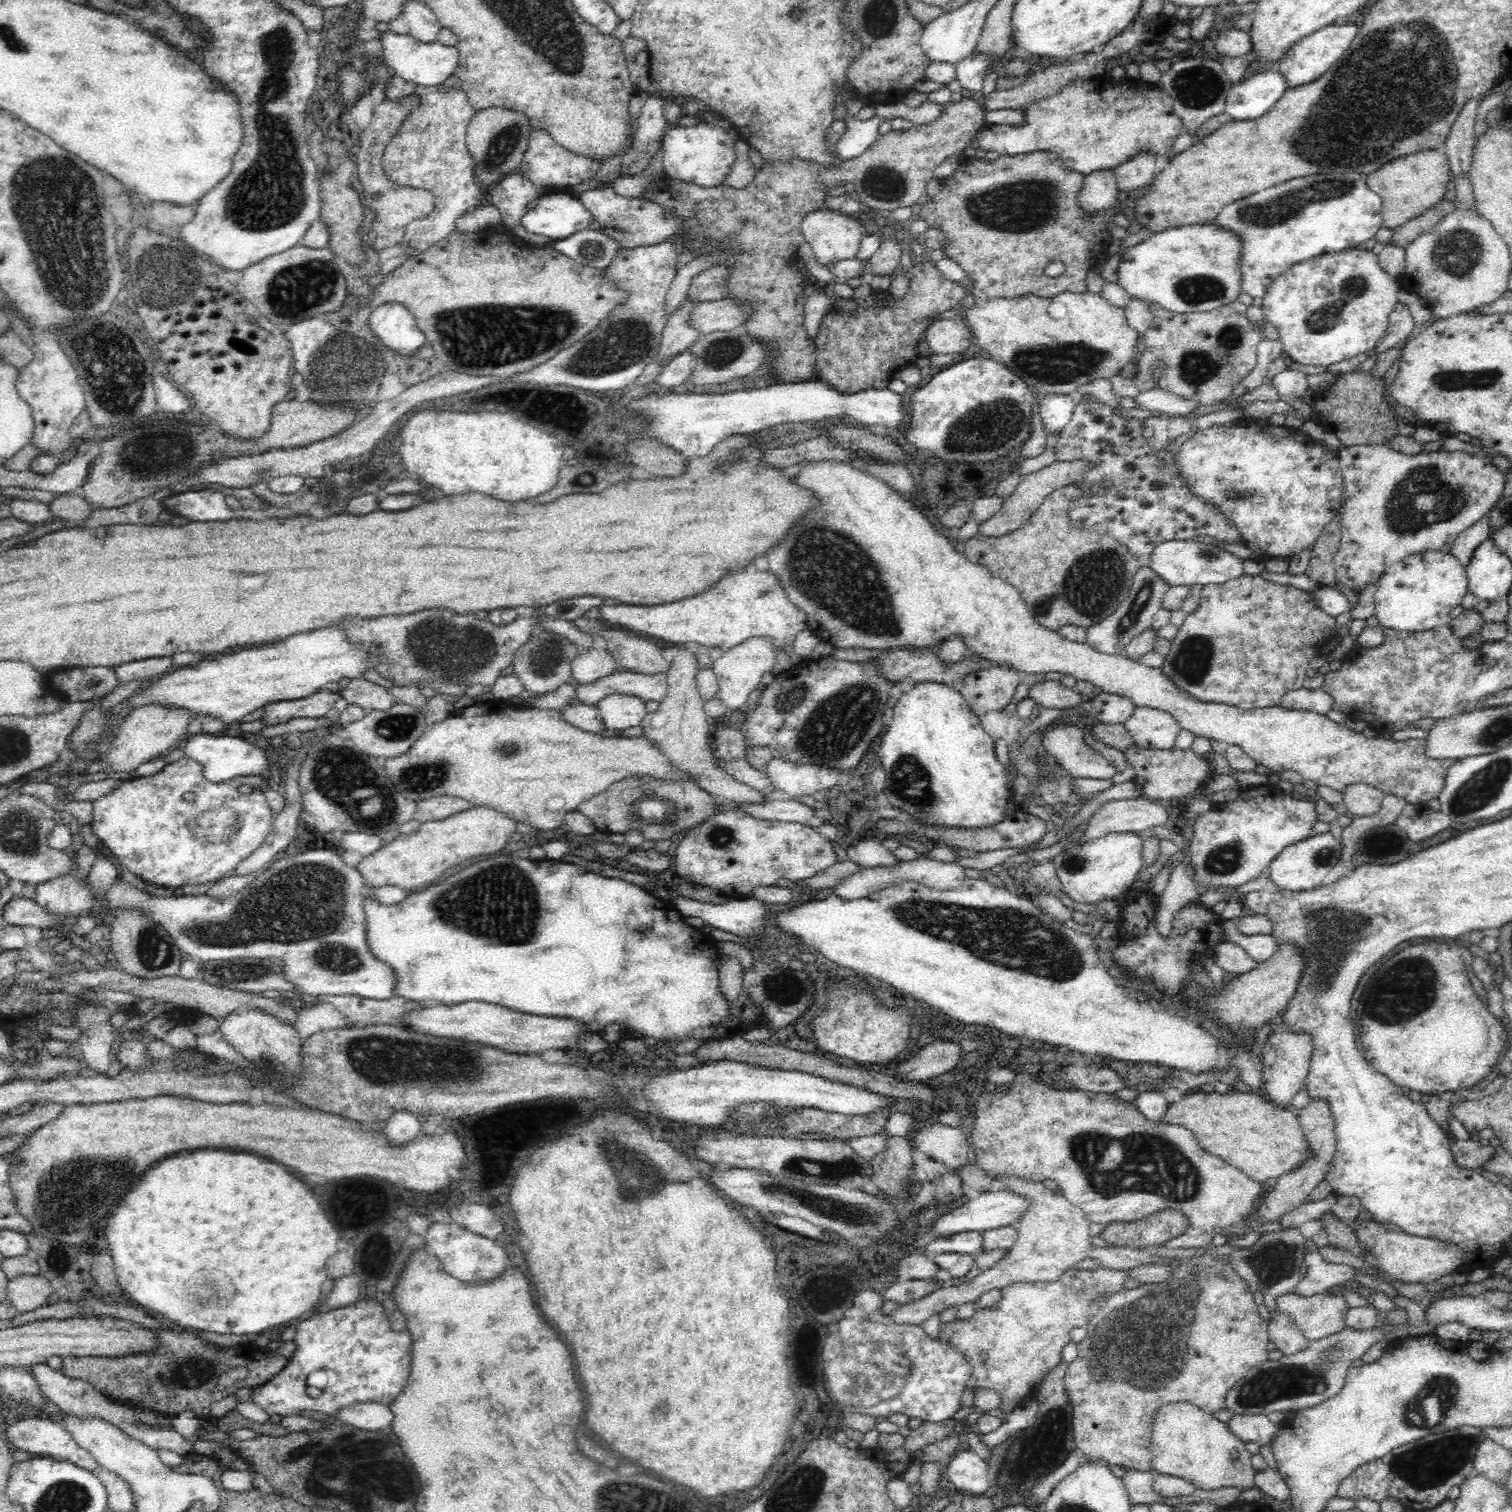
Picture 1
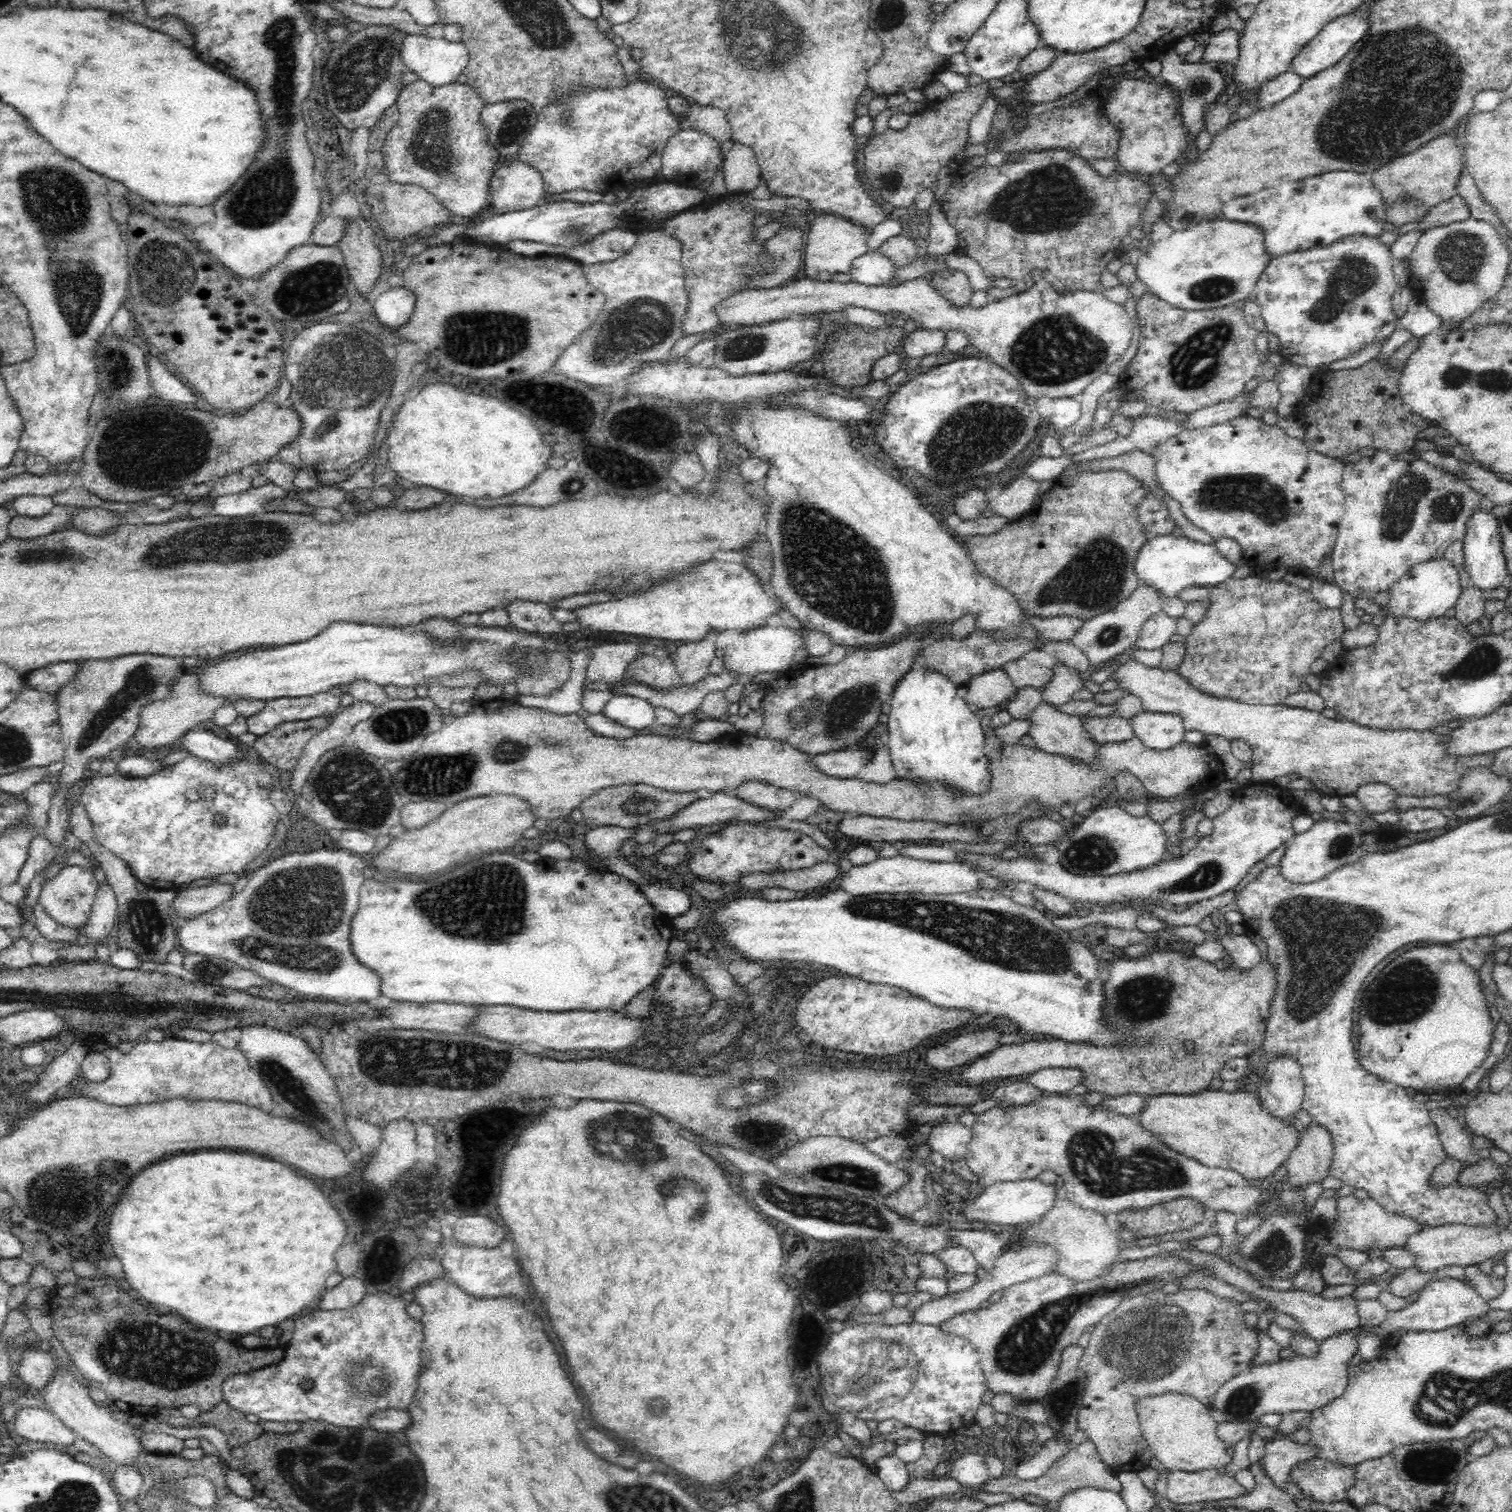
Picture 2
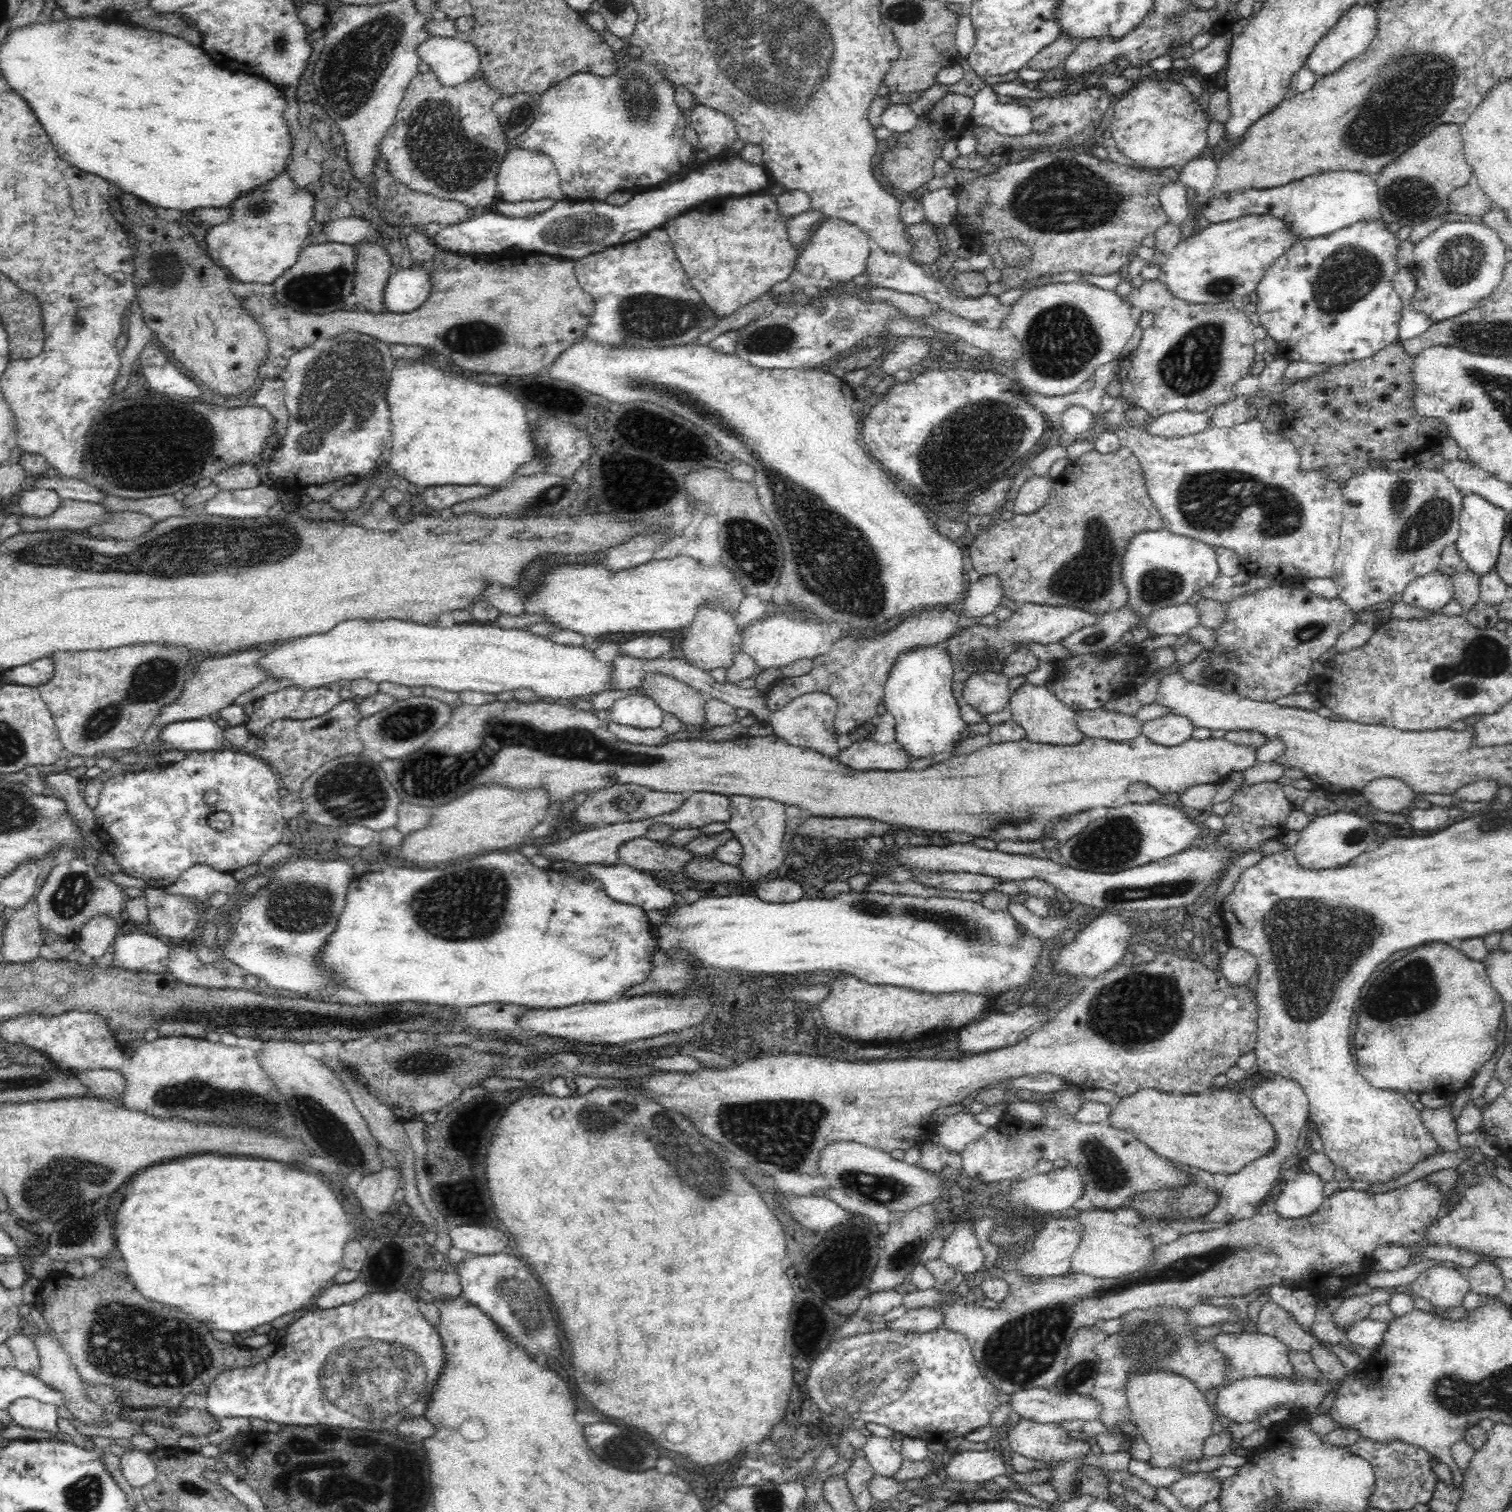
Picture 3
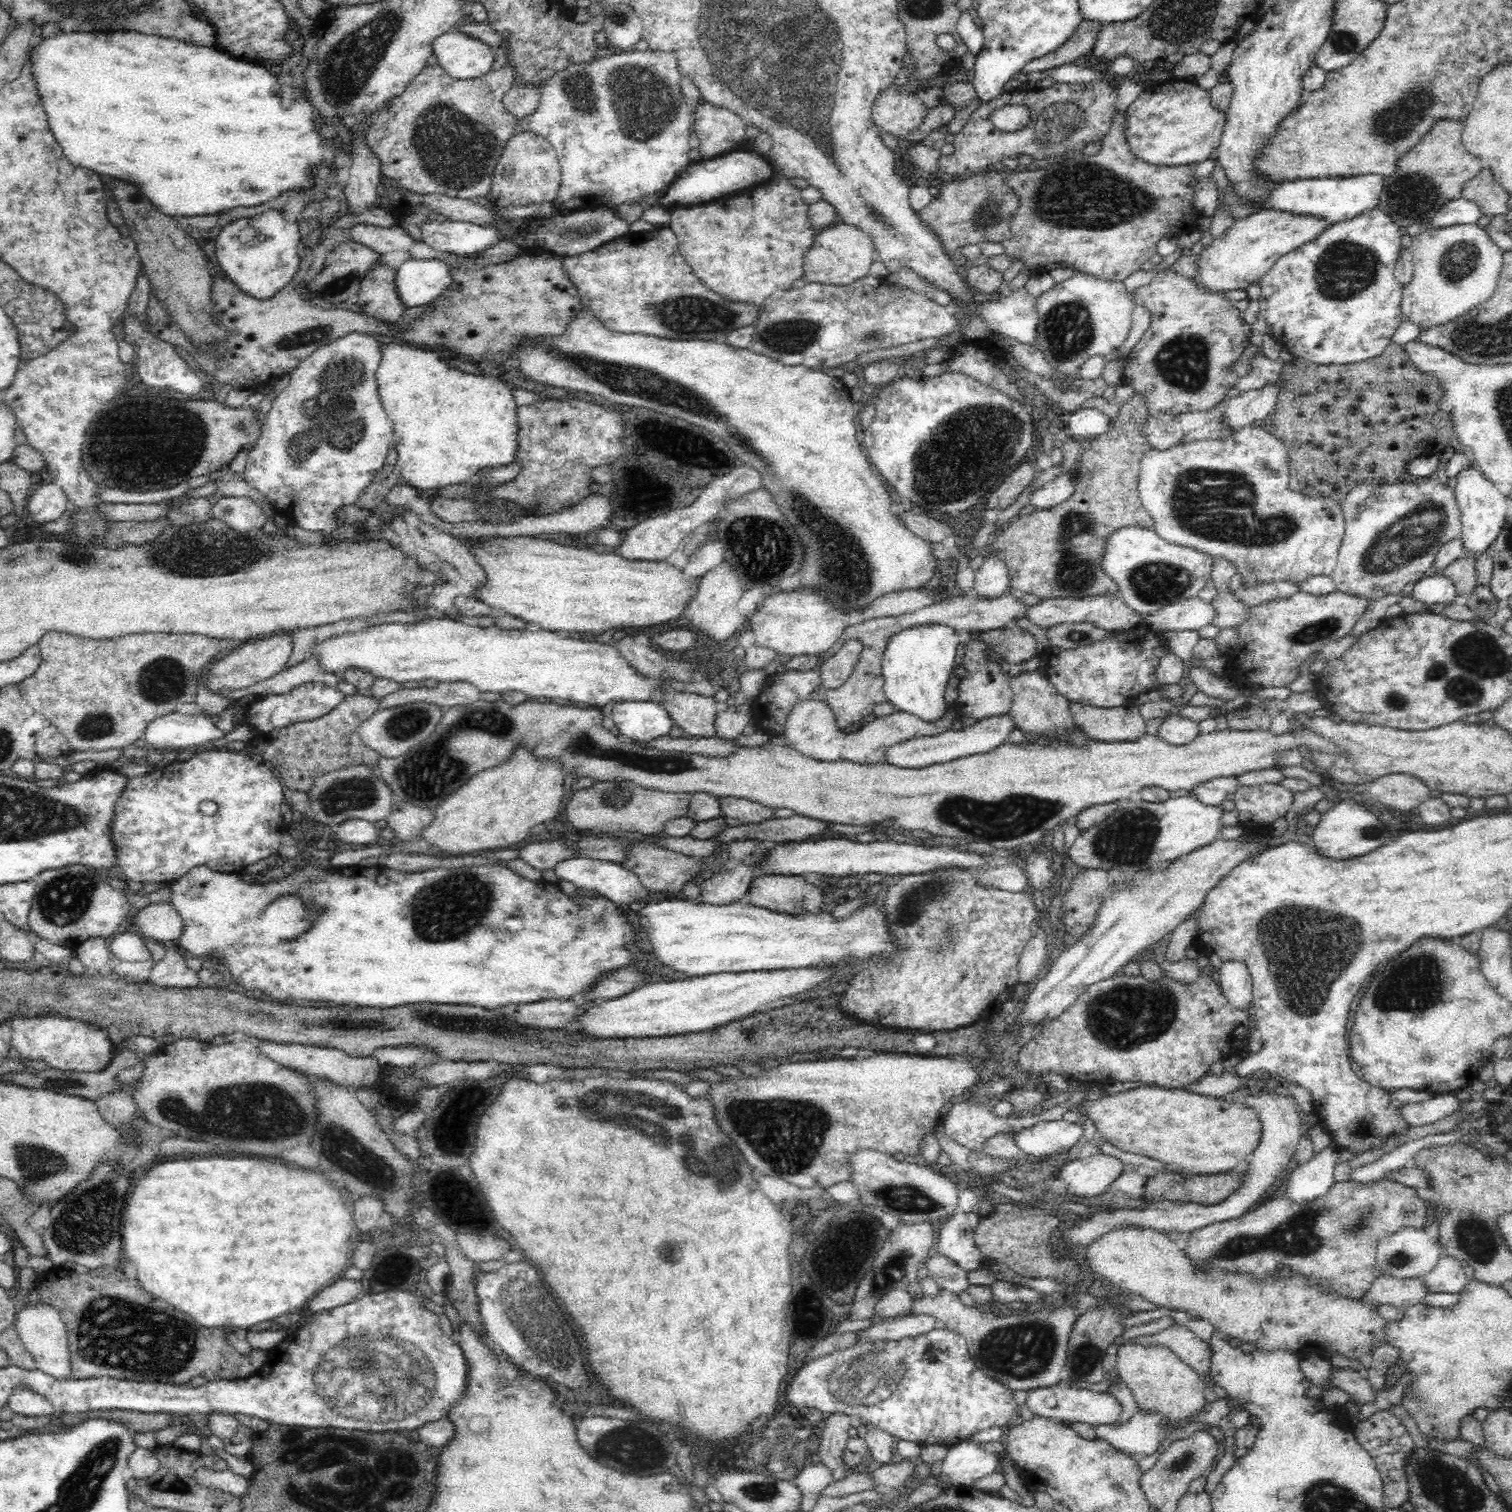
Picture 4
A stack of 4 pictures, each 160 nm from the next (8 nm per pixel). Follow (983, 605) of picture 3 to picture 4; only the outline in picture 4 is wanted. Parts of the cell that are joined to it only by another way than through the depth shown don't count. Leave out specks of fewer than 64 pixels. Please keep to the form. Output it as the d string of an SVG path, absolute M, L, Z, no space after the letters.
M994 552L992 556L986 557L985 562L975 570L973 594L985 596L985 598L996 598L1010 589L1009 571L1001 556L1001 552Z

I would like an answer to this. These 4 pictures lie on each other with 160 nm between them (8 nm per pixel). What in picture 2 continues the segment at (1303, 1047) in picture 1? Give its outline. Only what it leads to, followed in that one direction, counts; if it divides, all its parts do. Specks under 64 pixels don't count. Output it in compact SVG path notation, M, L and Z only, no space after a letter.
M1292 1057L1272 1059L1262 1082L1253 1089L1263 1109L1285 1125L1292 1126L1291 1121L1303 1110L1306 1098L1303 1072L1298 1061Z

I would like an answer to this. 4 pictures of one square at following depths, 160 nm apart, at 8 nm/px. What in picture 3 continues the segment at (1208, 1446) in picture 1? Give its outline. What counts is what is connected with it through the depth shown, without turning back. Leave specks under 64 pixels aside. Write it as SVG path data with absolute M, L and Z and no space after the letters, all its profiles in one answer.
M1152 1368L1149 1372L1130 1372L1125 1393L1128 1409L1143 1440L1151 1448L1149 1467L1168 1468L1174 1460L1194 1459L1202 1456L1202 1442L1212 1435L1212 1422L1207 1396L1190 1379L1173 1374L1163 1368Z

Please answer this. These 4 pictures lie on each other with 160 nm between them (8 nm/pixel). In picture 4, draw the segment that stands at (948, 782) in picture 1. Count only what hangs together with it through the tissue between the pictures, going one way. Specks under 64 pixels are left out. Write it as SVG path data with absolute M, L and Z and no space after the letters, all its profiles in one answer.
M917 625L891 637L881 661L886 701L926 723L944 716L950 708L944 700L945 689L955 668L959 644L956 631L946 625Z

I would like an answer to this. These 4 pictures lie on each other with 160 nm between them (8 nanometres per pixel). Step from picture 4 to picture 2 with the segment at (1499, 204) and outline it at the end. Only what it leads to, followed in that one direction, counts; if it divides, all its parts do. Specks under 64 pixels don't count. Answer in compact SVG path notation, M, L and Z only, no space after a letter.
M1456 194L1450 200L1439 203L1432 208L1426 218L1419 221L1418 230L1428 230L1432 226L1442 226L1454 221L1463 221L1471 217L1470 206L1462 195Z

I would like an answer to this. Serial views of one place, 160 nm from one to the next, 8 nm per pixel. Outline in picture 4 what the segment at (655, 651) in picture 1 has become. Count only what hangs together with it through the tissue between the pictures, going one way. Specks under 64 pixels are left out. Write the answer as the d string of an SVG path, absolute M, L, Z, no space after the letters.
M670 689L658 701L668 711L675 725L684 730L689 738L717 736L715 718L720 709L713 698L673 692Z

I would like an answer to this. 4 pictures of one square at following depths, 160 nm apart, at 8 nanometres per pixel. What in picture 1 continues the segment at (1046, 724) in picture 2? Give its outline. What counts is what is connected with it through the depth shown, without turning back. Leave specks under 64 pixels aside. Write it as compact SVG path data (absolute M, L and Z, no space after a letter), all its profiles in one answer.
M1071 723L1050 725L1043 733L1042 748L1053 754L1070 775L1078 778L1110 779L1116 768L1084 741L1084 733Z

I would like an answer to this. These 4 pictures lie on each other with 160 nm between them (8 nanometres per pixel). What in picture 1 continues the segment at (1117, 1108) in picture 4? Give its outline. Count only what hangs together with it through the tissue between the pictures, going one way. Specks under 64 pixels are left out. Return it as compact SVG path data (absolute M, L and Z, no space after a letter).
M1193 1090L1176 1104L1171 1104L1160 1123L1188 1128L1207 1152L1220 1156L1227 1164L1261 1184L1265 1179L1280 1179L1298 1171L1309 1159L1315 1158L1315 1151L1302 1131L1296 1111L1277 1106L1258 1093L1231 1090L1220 1094Z

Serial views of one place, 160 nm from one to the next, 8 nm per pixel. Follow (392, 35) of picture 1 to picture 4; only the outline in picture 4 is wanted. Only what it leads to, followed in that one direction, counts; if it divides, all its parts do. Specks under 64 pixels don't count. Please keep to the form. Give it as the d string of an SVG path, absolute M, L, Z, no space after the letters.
M460 30L445 32L431 44L439 66L456 80L478 78L492 71L495 53L482 39Z

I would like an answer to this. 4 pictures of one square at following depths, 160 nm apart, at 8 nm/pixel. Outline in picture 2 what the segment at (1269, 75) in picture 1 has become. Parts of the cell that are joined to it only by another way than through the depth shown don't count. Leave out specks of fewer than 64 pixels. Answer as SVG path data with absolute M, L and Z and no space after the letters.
M1292 68L1286 69L1286 72L1279 74L1274 80L1267 82L1261 86L1257 94L1257 105L1255 108L1267 109L1274 104L1278 104L1287 96L1292 96L1301 87L1304 82L1297 72Z

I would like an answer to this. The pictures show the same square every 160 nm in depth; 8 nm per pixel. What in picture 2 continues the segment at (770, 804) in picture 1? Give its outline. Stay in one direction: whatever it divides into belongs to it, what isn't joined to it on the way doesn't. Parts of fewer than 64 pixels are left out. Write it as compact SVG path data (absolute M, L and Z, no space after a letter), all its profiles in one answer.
M711 793L710 798L698 798L686 808L678 810L674 816L665 820L652 820L646 826L652 826L658 834L680 832L687 828L712 826L725 820L774 820L774 813L760 809L740 798L734 793Z

